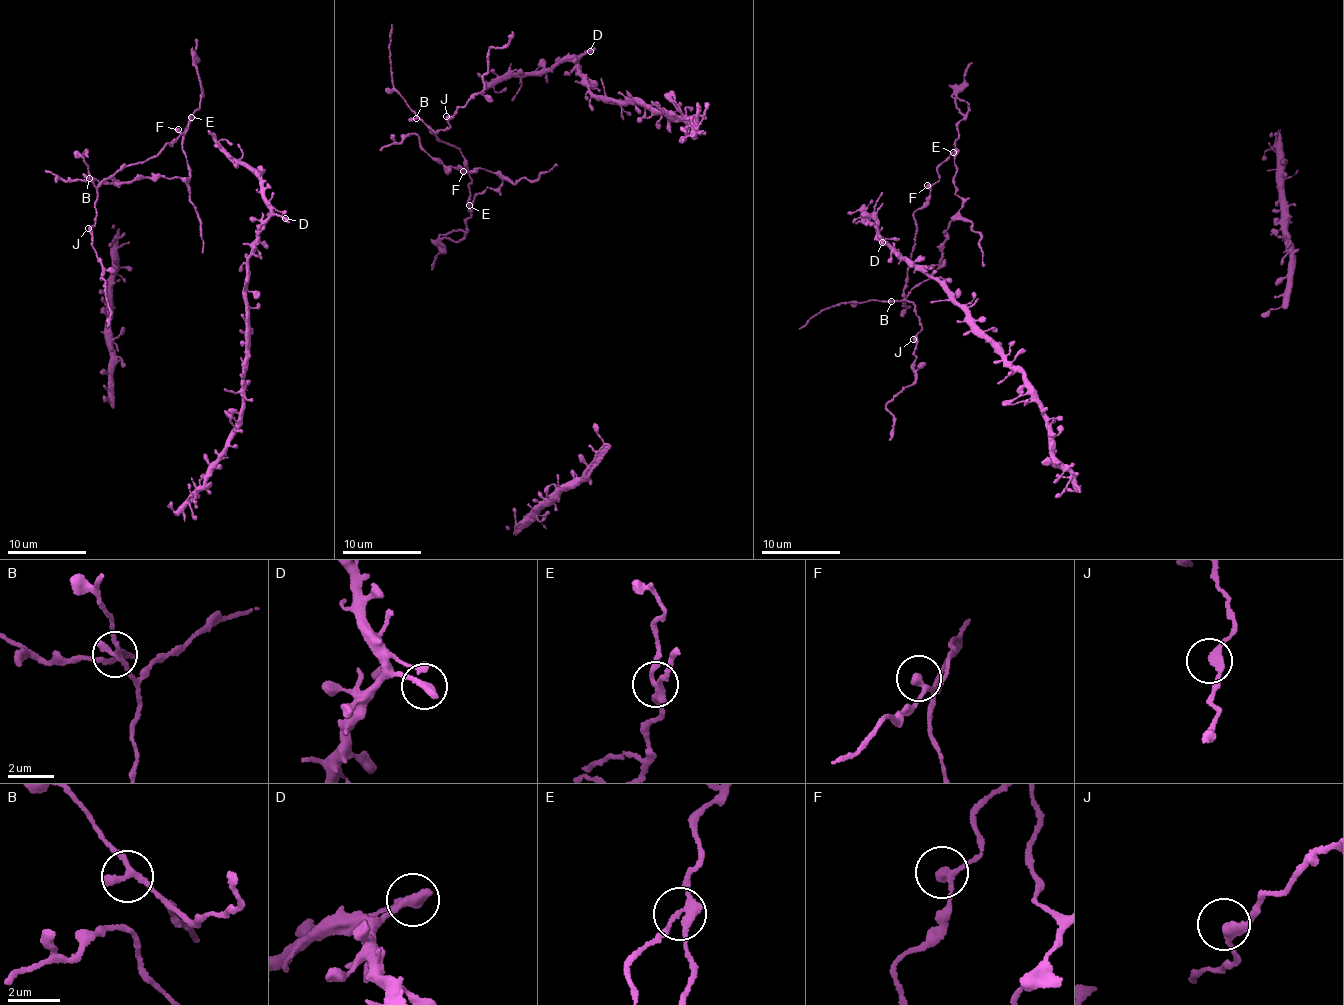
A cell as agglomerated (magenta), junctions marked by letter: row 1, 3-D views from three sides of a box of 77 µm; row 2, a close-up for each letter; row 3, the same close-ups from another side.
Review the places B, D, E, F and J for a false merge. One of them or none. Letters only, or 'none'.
E

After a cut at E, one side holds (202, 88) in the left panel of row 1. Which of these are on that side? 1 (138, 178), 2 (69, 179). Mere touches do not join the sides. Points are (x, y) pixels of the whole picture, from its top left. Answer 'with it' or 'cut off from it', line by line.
1: with it
2: with it

